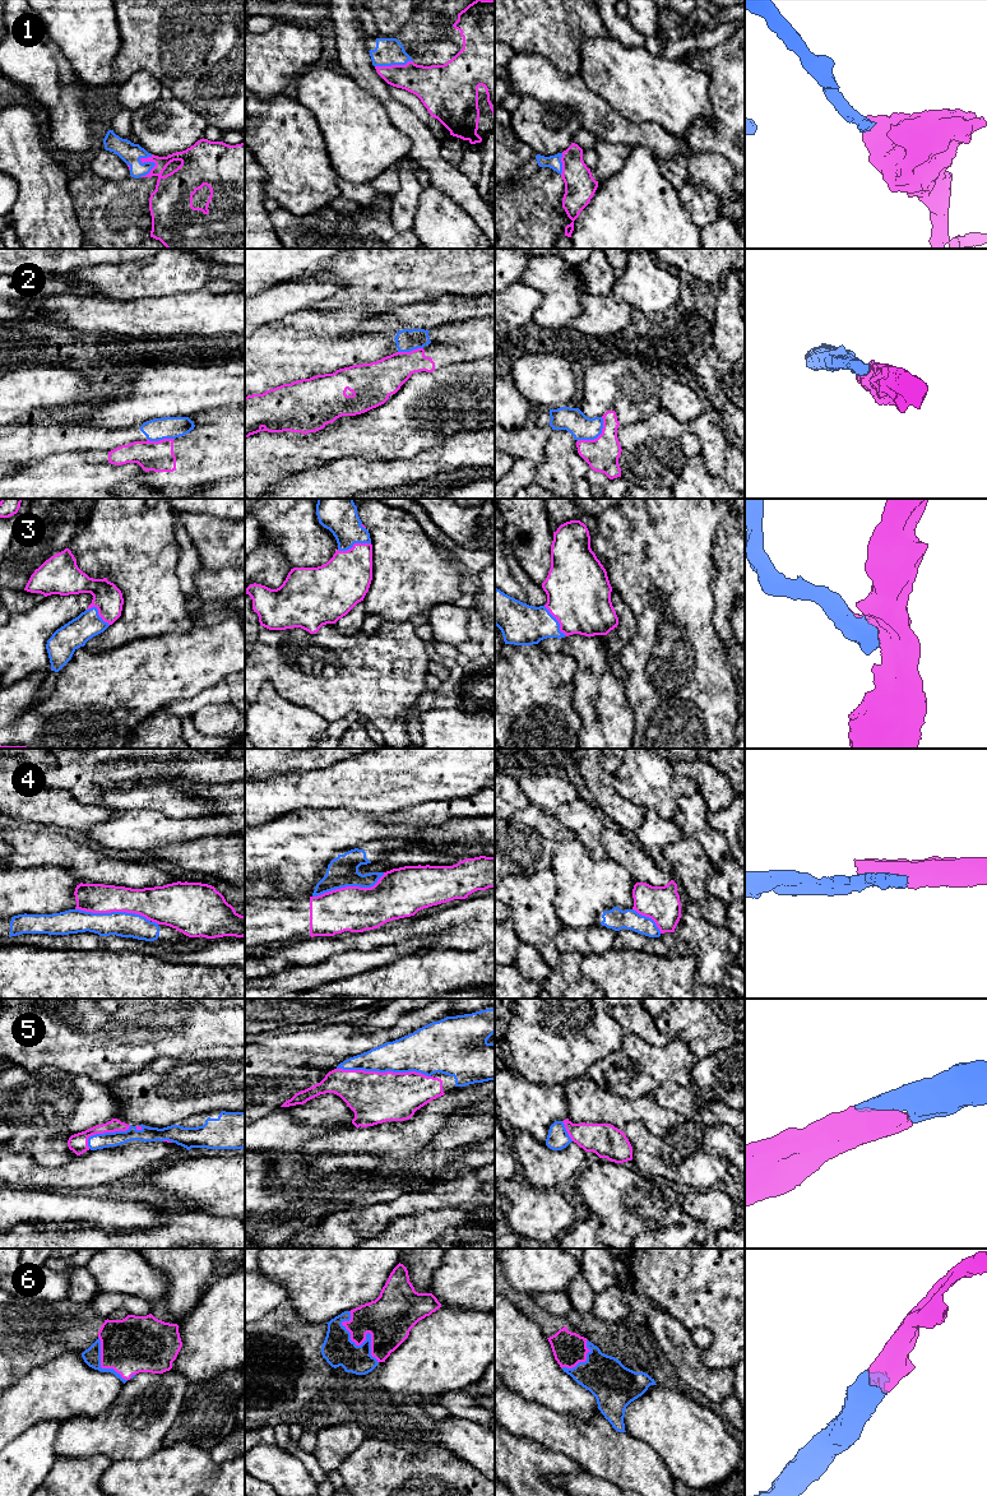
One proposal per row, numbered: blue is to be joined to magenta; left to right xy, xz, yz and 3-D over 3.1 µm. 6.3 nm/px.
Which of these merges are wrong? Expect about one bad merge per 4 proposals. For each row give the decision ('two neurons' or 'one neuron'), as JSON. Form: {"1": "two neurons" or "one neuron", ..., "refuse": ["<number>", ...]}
{"1": "one neuron", "2": "two neurons", "3": "one neuron", "4": "two neurons", "5": "one neuron", "6": "one neuron", "refuse": ["2", "4"]}

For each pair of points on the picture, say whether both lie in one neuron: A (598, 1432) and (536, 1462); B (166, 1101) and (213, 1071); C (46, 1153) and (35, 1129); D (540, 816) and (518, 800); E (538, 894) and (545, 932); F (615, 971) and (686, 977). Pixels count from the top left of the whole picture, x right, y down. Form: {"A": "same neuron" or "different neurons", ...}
{"A": "different neurons", "B": "same neuron", "C": "same neuron", "D": "different neurons", "E": "same neuron", "F": "same neuron"}

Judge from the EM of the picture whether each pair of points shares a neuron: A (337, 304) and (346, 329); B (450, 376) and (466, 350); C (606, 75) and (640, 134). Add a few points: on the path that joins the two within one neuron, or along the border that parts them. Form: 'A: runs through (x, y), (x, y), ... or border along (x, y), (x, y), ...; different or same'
A: border along (353, 309), (310, 310); different
B: border along (481, 357), (473, 361), (452, 362), (429, 371); different
C: border along (608, 103), (631, 121), (652, 121), (662, 128); different

